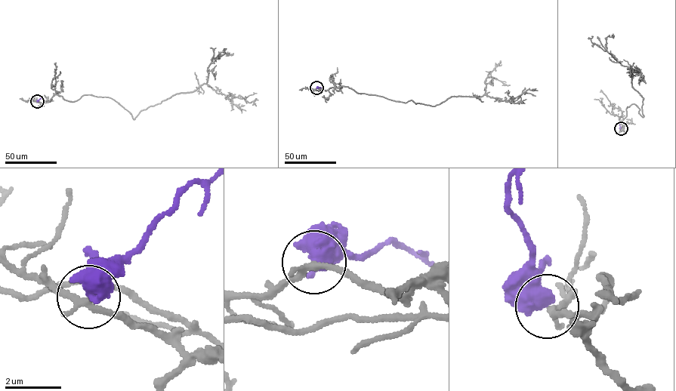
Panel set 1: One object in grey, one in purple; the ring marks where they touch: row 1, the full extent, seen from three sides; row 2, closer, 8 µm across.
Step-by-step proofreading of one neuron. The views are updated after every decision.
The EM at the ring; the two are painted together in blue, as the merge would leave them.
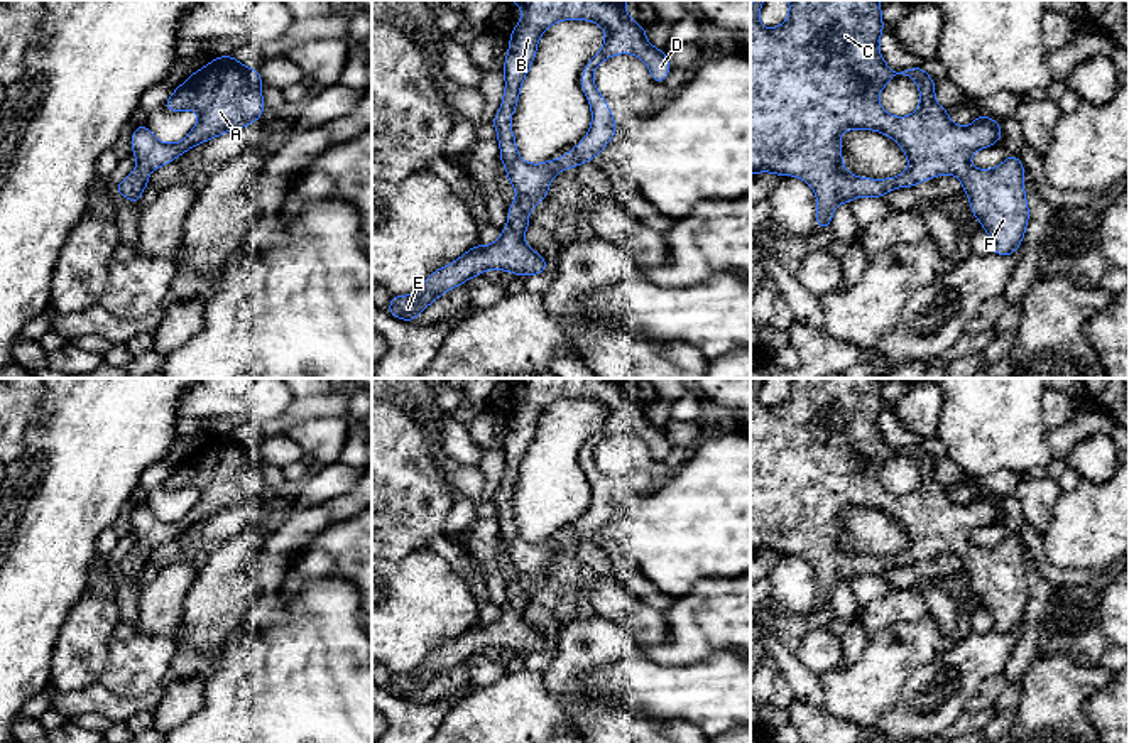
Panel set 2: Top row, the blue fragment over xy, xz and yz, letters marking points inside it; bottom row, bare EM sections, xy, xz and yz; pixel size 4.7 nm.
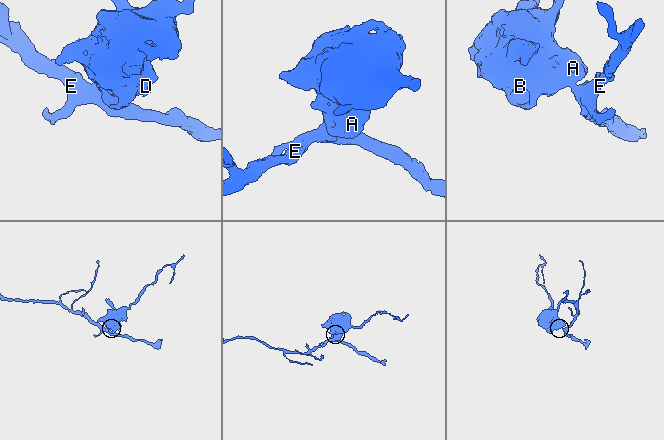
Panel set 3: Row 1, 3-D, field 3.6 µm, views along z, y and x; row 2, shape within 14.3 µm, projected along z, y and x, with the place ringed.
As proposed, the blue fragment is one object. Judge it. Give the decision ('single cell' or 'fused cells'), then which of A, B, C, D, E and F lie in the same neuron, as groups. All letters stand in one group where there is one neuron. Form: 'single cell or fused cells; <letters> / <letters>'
single cell; A B C D E F

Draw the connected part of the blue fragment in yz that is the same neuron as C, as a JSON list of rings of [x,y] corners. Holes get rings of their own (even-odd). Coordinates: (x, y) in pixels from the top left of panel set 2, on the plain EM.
[[[766,378],[750,383],[750,554],[755,550],[774,550],[794,554],[808,561],[816,571],[816,601],[820,610],[832,603],[832,594],[840,581],[850,583],[854,576],[884,576],[896,566],[914,566],[918,561],[953,552],[962,559],[968,572],[970,588],[992,618],[992,630],[1012,633],[1023,621],[1029,599],[1029,588],[1024,572],[1026,547],[1017,532],[1007,534],[995,547],[974,547],[970,535],[975,529],[995,523],[1002,508],[995,496],[979,491],[970,505],[955,503],[948,488],[935,476],[935,458],[919,444],[903,451],[892,449],[879,429],[879,415],[884,409],[879,378],[788,378],[789,395],[776,407],[764,407],[759,392]],[[904,453],[919,464],[919,485],[909,495],[892,495],[879,483],[879,471],[896,454]],[[843,508],[877,508],[894,517],[909,539],[906,550],[887,557],[855,556],[842,540]]]

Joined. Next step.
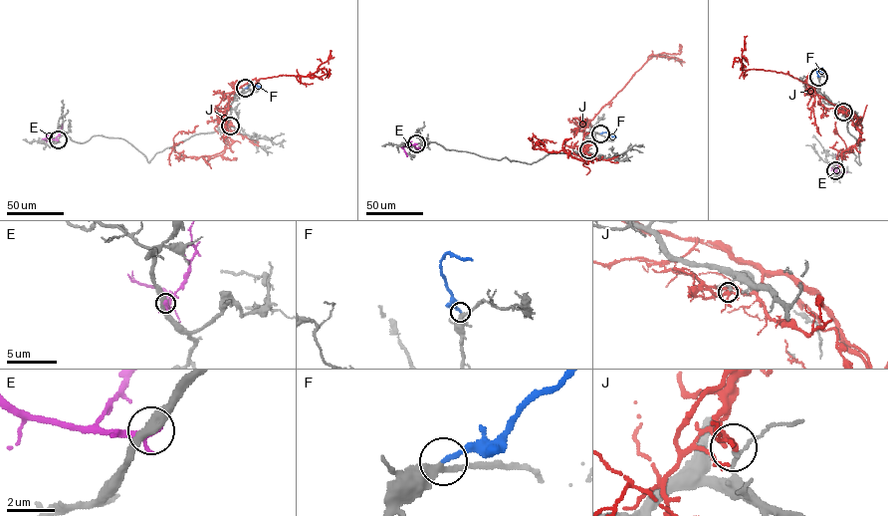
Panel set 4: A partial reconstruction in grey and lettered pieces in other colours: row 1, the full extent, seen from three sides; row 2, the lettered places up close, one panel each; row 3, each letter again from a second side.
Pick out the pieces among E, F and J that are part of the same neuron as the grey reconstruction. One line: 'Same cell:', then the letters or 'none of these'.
Same cell: F

